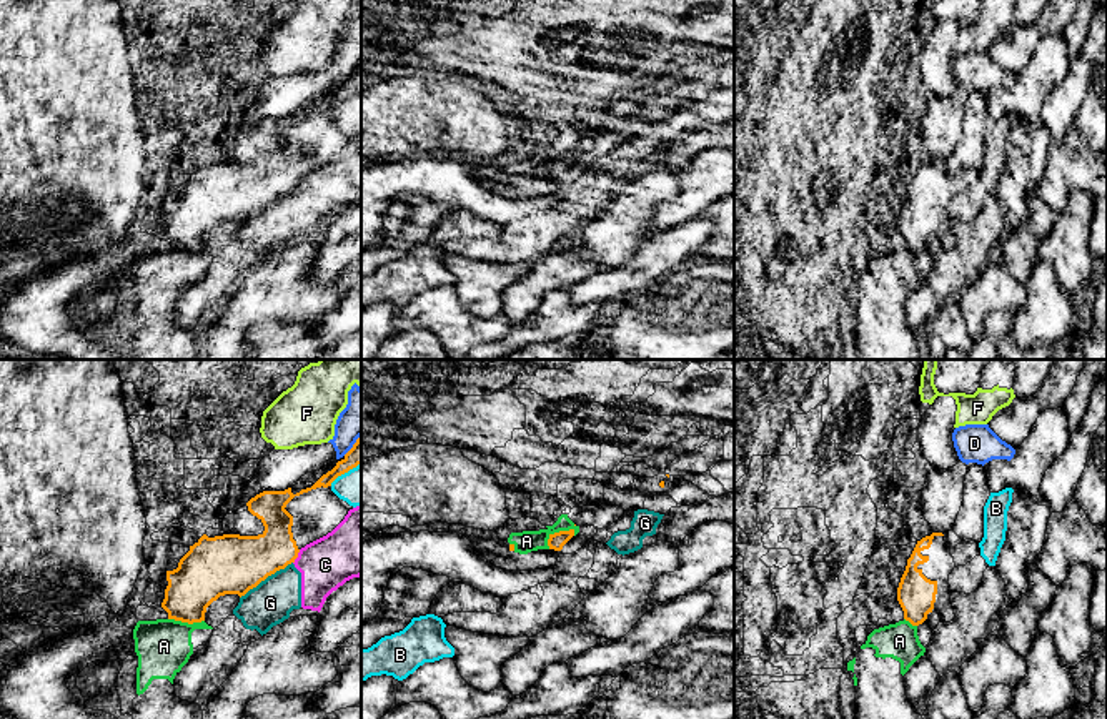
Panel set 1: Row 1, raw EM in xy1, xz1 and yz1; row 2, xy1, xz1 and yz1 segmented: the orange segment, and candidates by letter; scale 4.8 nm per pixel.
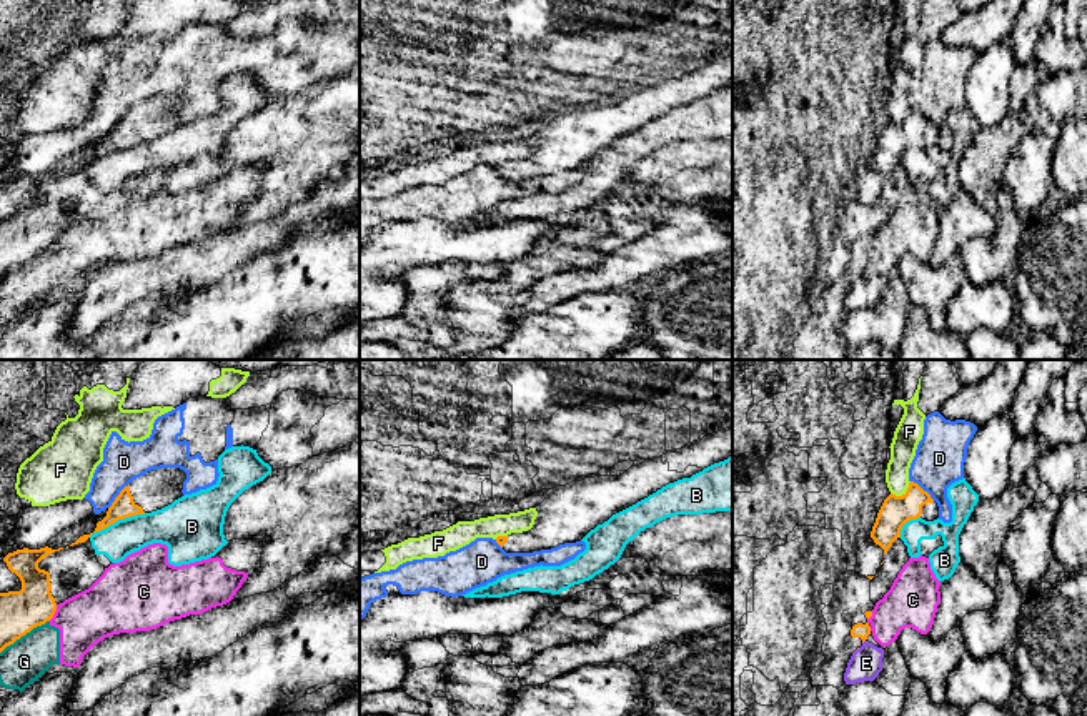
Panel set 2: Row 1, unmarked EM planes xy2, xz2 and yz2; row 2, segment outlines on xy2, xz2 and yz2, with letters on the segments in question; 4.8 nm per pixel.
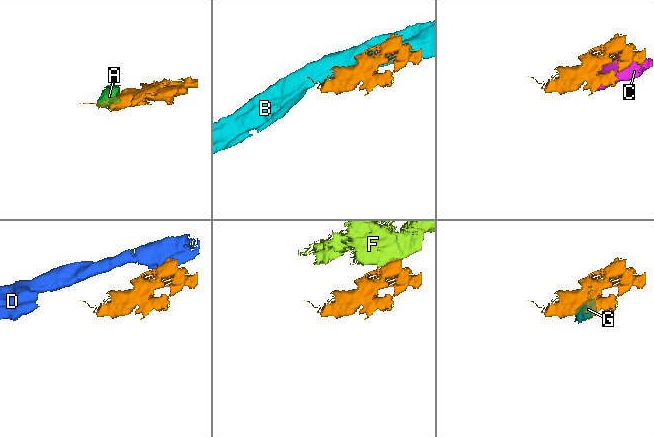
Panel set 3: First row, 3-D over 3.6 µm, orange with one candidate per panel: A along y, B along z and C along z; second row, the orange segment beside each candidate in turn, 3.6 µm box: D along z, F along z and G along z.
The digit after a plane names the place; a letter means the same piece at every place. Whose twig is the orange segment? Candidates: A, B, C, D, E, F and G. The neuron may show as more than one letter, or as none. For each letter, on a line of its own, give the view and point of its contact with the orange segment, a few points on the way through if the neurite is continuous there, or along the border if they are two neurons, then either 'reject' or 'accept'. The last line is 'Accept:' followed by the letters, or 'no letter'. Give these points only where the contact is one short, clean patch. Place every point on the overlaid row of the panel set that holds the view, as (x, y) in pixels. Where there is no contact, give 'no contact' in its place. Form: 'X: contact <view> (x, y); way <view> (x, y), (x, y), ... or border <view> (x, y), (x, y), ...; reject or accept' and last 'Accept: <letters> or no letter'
A: contact xz1 (556, 533); border xz1 (575, 525), (566, 531), (555, 531), (548, 540), (548, 548); reject
B: contact xy2 (117, 520); border xy2 (145, 513), (119, 518), (89, 536); reject
C: contact xy2 (54, 613); reject
D: contact xy2 (117, 497); border xy2 (129, 483), (109, 508); reject
E: no contact; reject
F: contact yz2 (903, 495); border yz2 (911, 482), (901, 495), (891, 493); reject
G: contact xy1 (265, 578); reject
Accept: no letter

